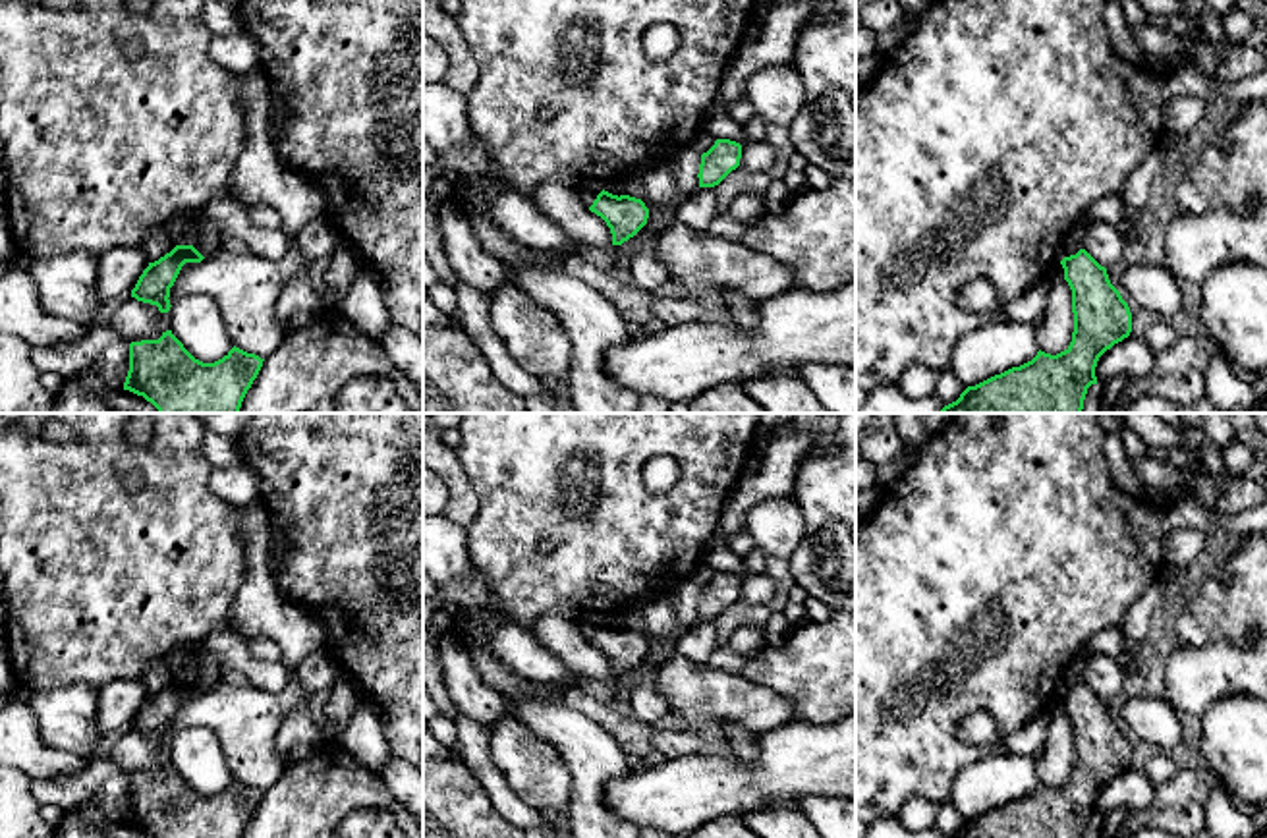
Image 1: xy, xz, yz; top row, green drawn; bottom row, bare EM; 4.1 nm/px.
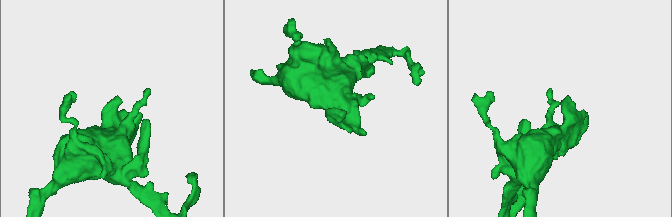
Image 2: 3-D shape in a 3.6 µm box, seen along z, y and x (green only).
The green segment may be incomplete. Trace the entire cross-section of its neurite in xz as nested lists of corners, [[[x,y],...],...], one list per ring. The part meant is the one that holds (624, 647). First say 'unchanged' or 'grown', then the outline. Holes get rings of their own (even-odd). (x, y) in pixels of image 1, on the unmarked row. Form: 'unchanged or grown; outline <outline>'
unchanged; outline [[[605,622],[597,628],[589,643],[606,655],[612,666],[612,678],[622,678],[634,670],[649,651],[649,641],[641,631],[630,628],[618,629]]]

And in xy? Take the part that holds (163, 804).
unchanged; outline [[[166,763],[158,772],[129,776],[124,823],[153,838],[241,838],[263,794],[234,778],[222,792],[203,796]]]

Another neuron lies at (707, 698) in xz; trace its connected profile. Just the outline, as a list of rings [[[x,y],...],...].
[[[682,655],[659,668],[657,685],[668,712],[680,714],[695,730],[736,722],[759,734],[802,720],[794,703],[771,687],[753,684],[742,674],[695,664]]]

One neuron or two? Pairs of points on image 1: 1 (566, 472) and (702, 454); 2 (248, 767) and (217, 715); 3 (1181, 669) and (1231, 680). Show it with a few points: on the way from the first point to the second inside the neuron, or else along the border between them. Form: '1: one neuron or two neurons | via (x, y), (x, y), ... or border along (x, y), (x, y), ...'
1: one neuron | via (599, 443), (669, 443)
2: one neuron | via (248, 754), (248, 746), (230, 728)
3: one neuron | via (1192, 672), (1219, 672)

